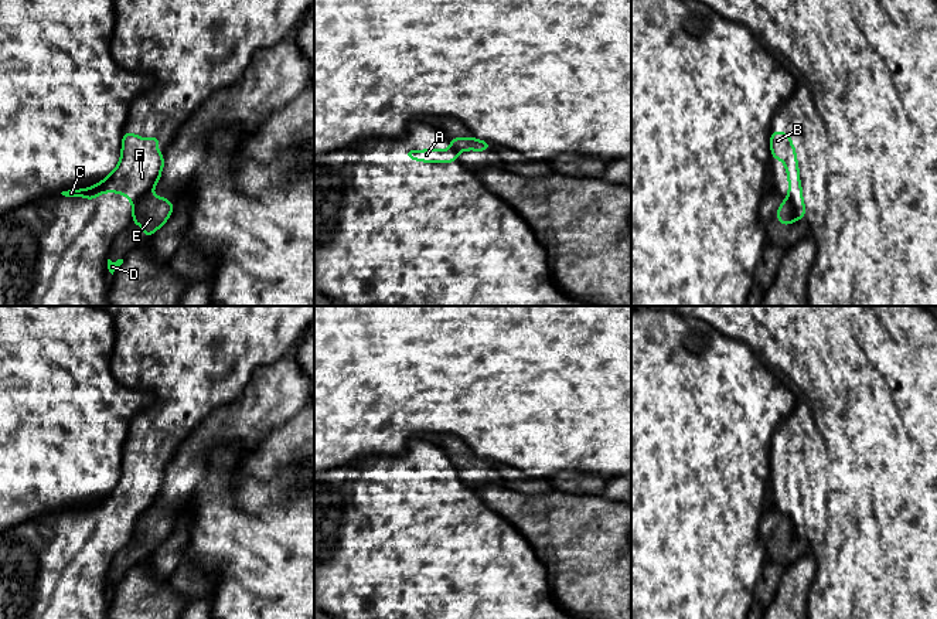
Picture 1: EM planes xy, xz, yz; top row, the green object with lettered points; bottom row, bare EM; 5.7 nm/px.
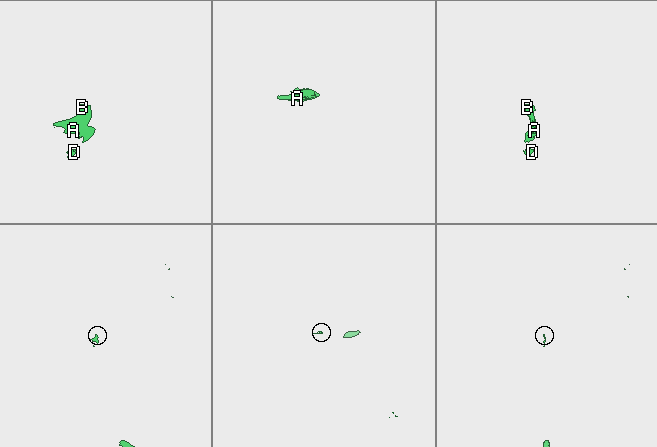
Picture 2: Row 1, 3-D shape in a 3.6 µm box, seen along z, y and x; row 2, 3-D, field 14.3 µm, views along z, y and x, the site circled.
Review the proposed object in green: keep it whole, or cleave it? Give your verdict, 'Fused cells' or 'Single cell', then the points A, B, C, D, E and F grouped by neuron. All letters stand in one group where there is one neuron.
Fused cells. Groups: A B C F / D E

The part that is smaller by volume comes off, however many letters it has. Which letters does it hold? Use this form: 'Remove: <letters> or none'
Remove: A, B, C, F

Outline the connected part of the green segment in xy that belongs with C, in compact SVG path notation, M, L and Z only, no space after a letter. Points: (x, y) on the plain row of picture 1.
M126 448L122 456L120 479L105 497L89 506L68 507L61 511L95 517L100 510L122 510L132 518L134 530L136 521L160 499L164 475L157 467L159 459L159 453L140 456L136 450Z

